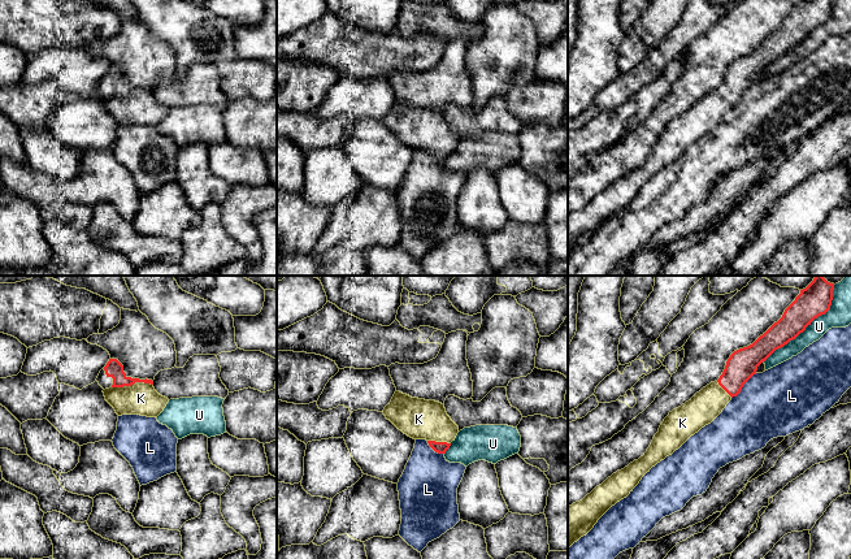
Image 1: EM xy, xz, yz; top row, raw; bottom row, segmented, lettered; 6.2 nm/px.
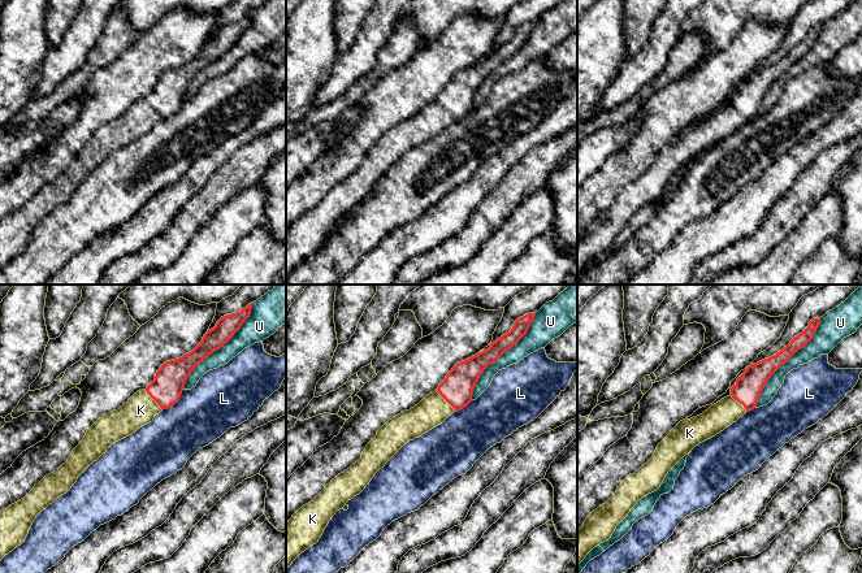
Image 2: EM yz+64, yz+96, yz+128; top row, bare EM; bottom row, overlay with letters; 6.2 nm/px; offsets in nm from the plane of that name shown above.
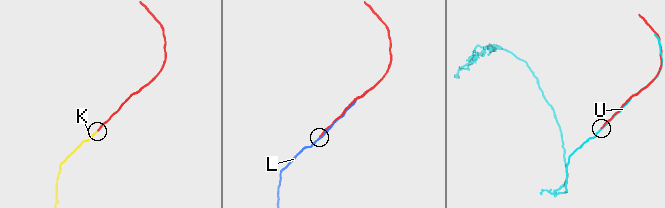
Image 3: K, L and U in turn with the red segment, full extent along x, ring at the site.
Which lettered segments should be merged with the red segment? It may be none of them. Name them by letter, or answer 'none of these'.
K

